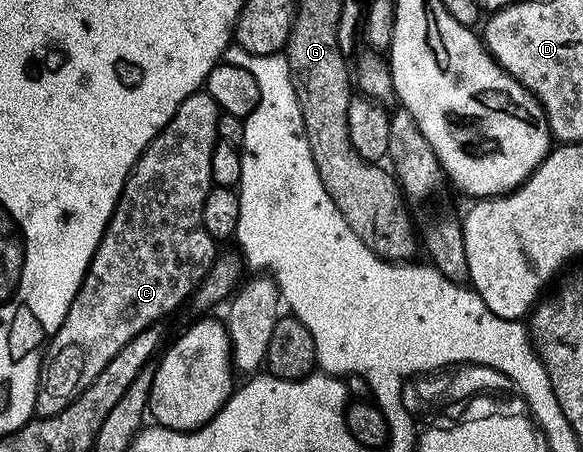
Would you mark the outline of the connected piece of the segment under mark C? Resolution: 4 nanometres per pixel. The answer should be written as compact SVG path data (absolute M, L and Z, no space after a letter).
M201 90L190 94L178 106L175 118L165 128L160 129L160 133L148 143L144 153L136 159L136 165L132 168L128 181L125 182L124 188L120 192L116 208L112 211L112 217L108 220L108 229L104 231L103 238L98 242L88 272L84 275L84 281L80 284L80 289L76 291L71 306L68 307L66 318L60 329L47 341L46 351L43 353L40 366L40 385L36 391L36 416L53 416L58 414L58 410L66 410L66 406L70 406L70 402L77 400L88 389L90 382L94 382L94 378L98 378L102 374L106 362L110 362L110 358L114 358L114 354L118 354L118 350L122 350L122 346L126 346L126 342L130 342L130 338L134 338L142 330L153 327L157 322L160 322L156 320L162 319L167 312L174 311L183 300L185 303L192 293L200 287L204 275L211 272L212 261L218 255L218 249L216 249L218 244L217 241L213 240L212 235L209 234L202 222L202 206L206 206L208 192L214 186L210 174L210 158L214 146L218 142L216 123L220 120L221 115L220 107L216 105L214 98L210 98L208 92Z

